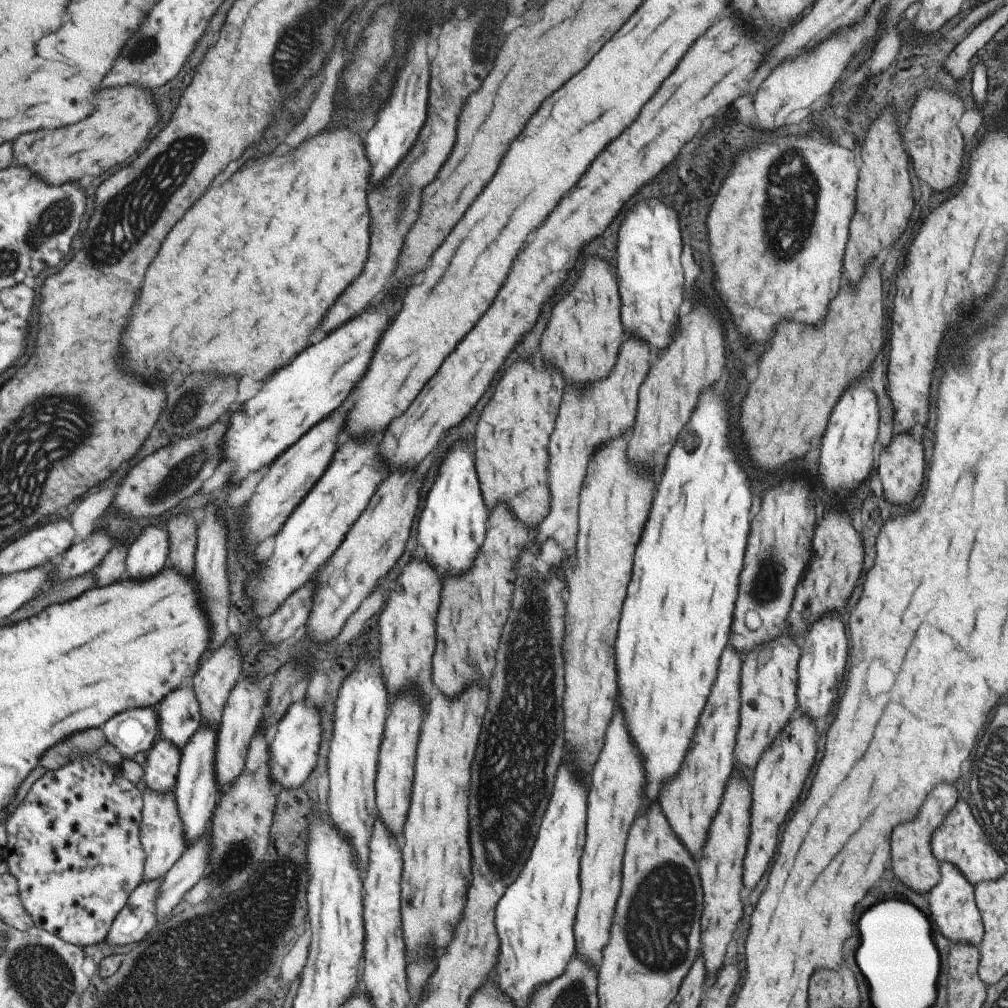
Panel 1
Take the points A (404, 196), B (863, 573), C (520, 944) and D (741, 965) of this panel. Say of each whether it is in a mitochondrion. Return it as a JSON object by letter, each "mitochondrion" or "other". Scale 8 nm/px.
{"A":"mitochondrion","B":"other","C":"other","D":"other"}

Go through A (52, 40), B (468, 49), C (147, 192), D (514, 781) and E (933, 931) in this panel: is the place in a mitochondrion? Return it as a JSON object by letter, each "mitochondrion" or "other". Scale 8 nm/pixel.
{"A":"other","B":"mitochondrion","C":"mitochondrion","D":"mitochondrion","E":"other"}

